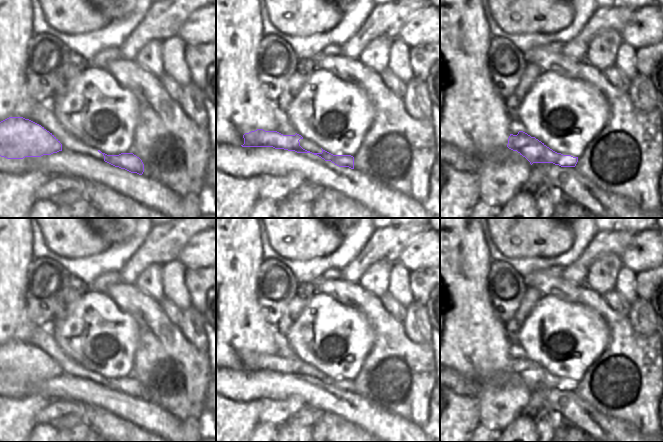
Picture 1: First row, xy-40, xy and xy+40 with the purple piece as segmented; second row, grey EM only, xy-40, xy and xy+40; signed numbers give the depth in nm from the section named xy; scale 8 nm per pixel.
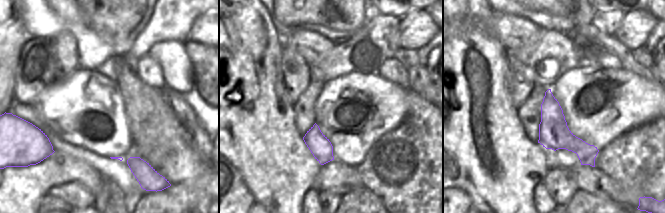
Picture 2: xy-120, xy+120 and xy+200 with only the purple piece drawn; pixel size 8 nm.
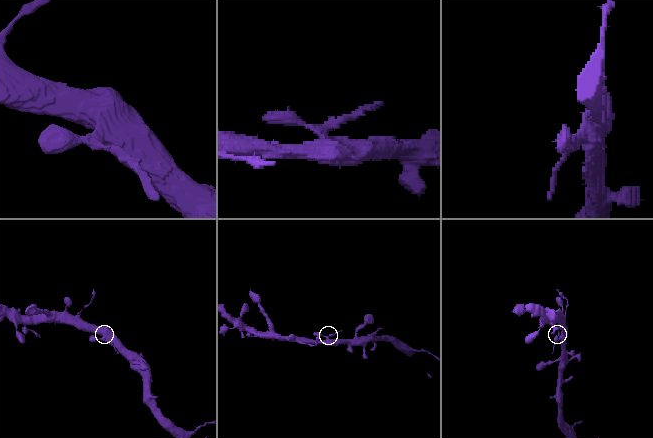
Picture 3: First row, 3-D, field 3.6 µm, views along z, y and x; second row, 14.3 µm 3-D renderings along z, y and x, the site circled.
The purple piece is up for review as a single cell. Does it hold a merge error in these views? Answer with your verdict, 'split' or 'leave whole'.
leave whole

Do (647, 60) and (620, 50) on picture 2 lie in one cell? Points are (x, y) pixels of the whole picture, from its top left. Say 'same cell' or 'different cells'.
different cells

